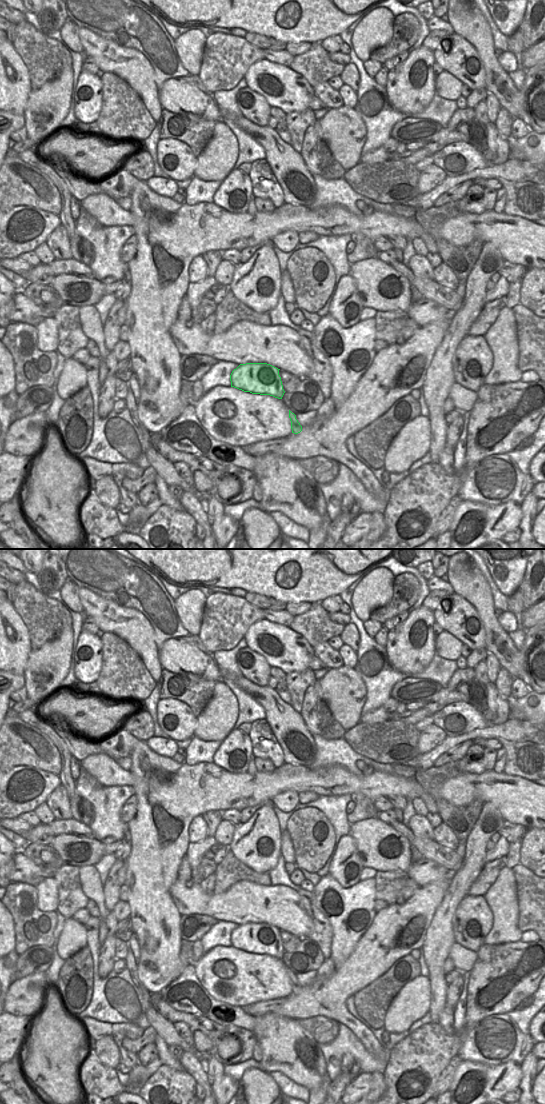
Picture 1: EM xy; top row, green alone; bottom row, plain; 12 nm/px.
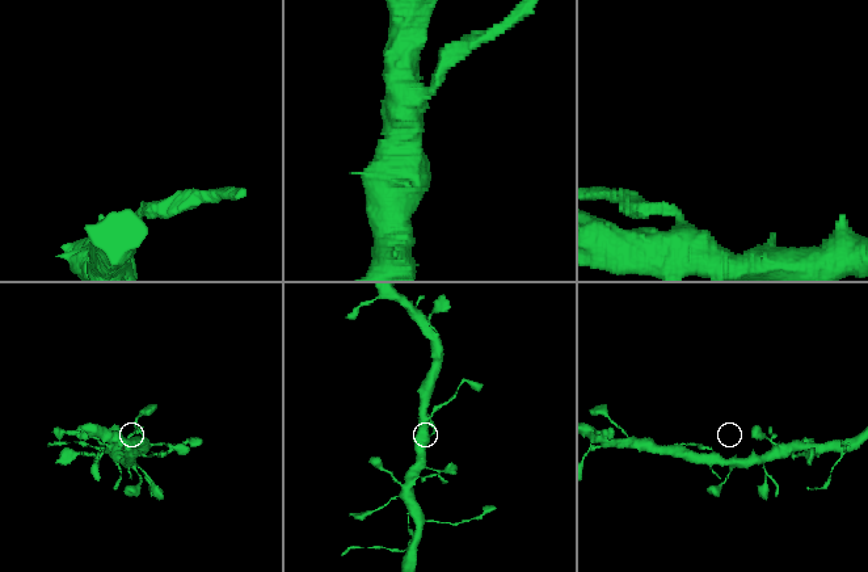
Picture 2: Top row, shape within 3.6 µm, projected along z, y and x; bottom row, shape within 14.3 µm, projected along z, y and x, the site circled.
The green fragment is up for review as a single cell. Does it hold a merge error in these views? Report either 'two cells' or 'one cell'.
one cell

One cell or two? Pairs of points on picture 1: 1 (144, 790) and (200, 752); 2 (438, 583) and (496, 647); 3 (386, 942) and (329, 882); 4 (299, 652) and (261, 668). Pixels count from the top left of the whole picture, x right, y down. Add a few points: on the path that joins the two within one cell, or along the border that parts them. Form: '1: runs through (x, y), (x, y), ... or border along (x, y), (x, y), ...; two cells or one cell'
1: border along (209, 762), (200, 762), (192, 765), (184, 763); two cells
2: border along (448, 581), (454, 592); two cells
3: border along (377, 912), (357, 944); two cells
4: border along (251, 650), (259, 653), (270, 667); two cells

